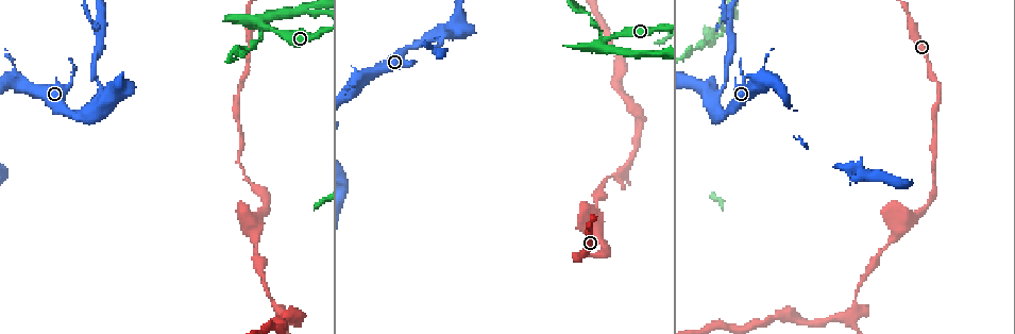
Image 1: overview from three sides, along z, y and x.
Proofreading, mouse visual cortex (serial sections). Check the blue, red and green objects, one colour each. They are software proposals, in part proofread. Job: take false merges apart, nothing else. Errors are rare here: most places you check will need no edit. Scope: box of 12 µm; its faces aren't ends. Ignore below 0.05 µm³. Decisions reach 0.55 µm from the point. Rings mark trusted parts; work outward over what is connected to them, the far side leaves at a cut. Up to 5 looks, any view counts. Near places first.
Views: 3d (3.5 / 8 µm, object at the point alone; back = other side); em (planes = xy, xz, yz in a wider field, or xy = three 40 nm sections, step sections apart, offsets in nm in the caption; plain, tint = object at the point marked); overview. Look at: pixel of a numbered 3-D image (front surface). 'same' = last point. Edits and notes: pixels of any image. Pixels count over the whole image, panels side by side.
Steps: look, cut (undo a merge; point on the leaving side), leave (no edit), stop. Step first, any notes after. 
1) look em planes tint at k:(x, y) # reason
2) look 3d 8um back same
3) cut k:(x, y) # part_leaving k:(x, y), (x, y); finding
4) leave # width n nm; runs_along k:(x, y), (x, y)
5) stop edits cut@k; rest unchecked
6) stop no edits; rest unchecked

look 3d 8um at 1:(438, 47) # narrows sharply

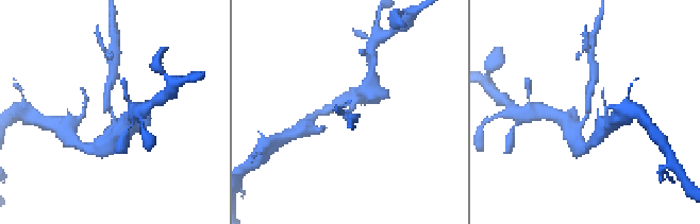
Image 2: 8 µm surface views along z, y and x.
look em xy step 5 tint at 2:(588, 111) # arm_widths 200, 350 nm; need the tissue

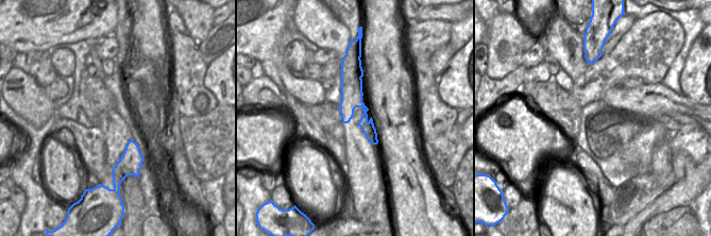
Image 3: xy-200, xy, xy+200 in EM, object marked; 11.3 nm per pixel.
cut 2:(106, 95) # two cells meet here

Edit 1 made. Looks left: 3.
look overview

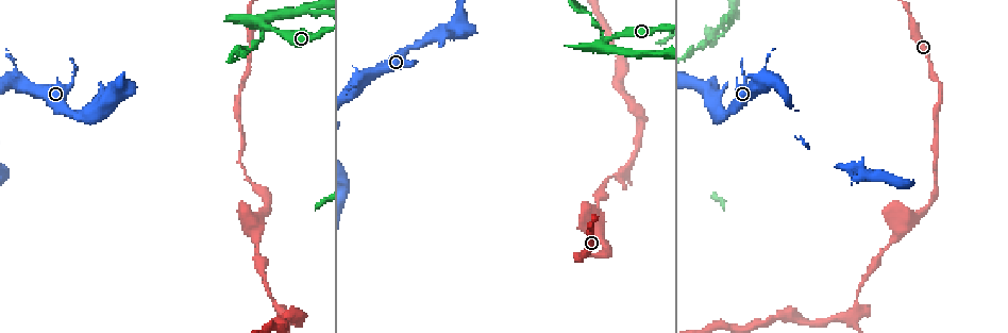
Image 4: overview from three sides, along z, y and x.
look 3d 3.5um at 4:(622, 173) # three arms meet

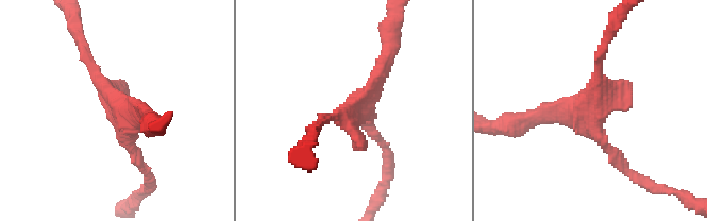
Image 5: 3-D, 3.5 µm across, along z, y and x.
leave # all the same cell

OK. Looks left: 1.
stop edits cut@2; rest unchecked

